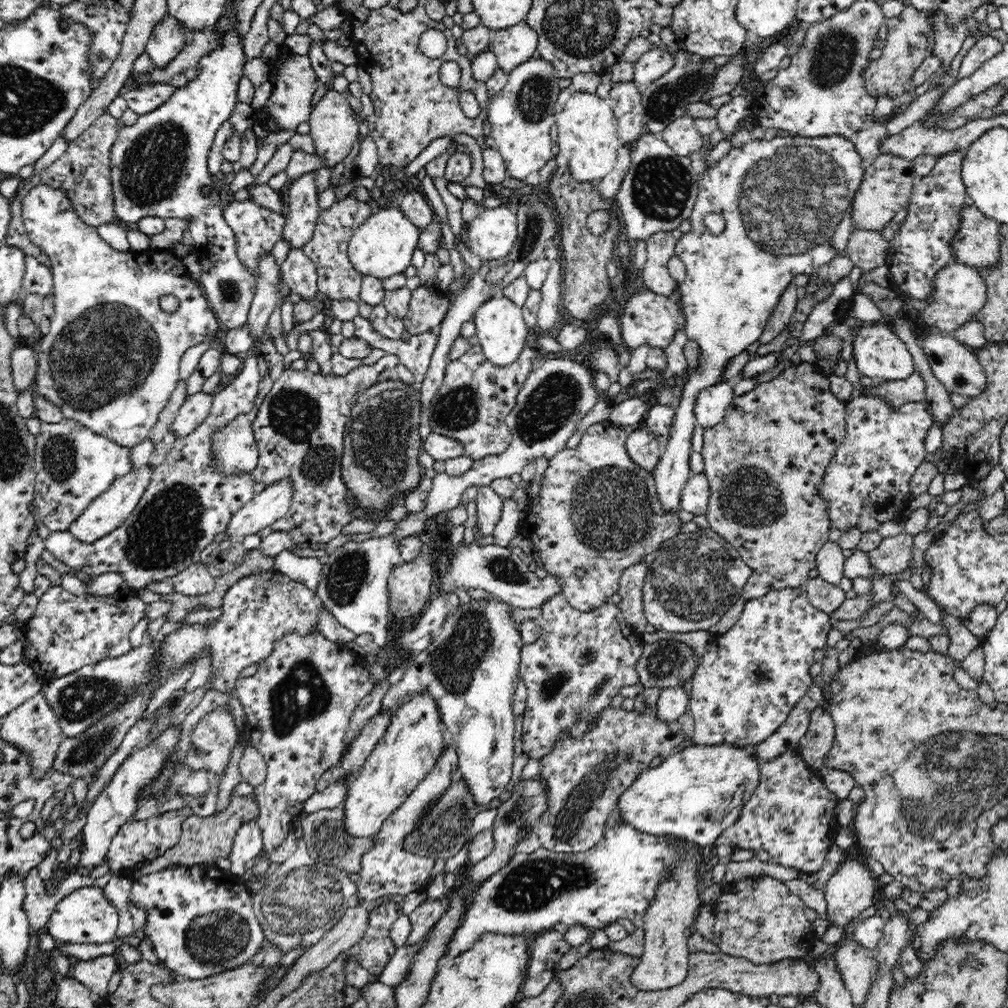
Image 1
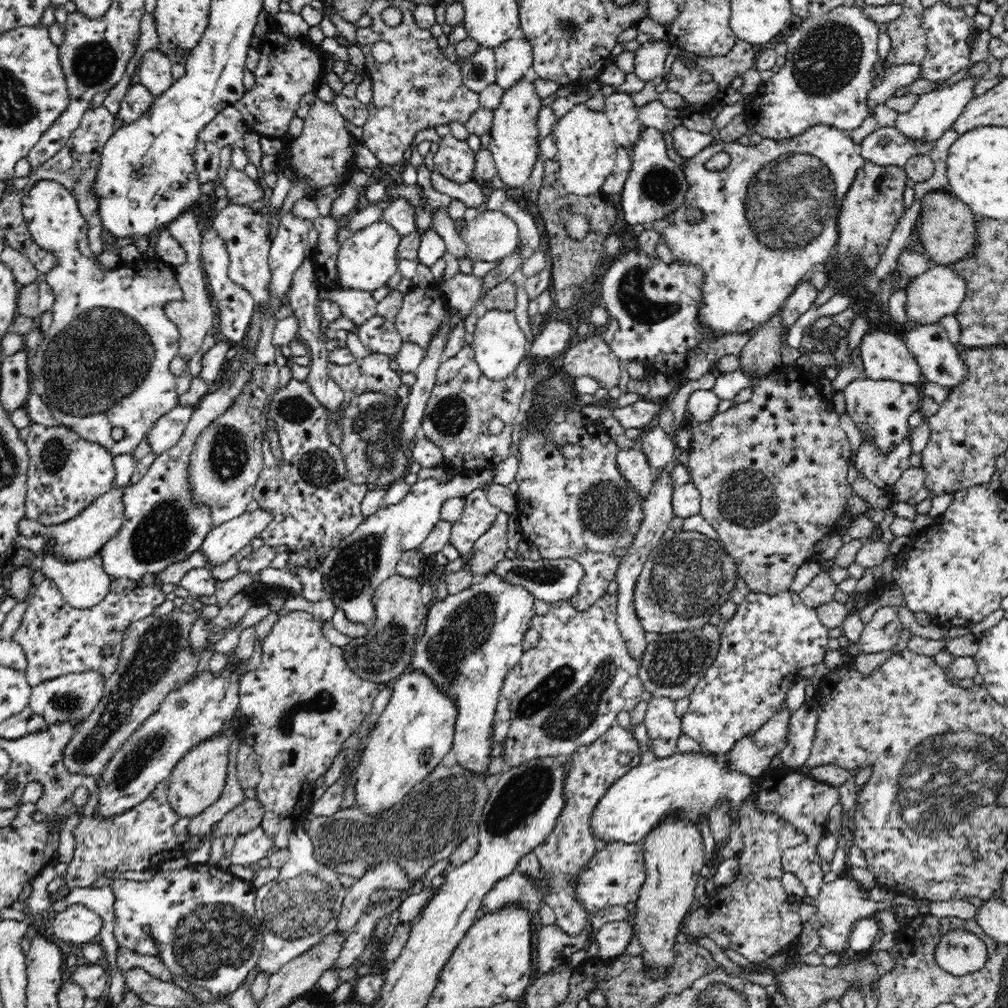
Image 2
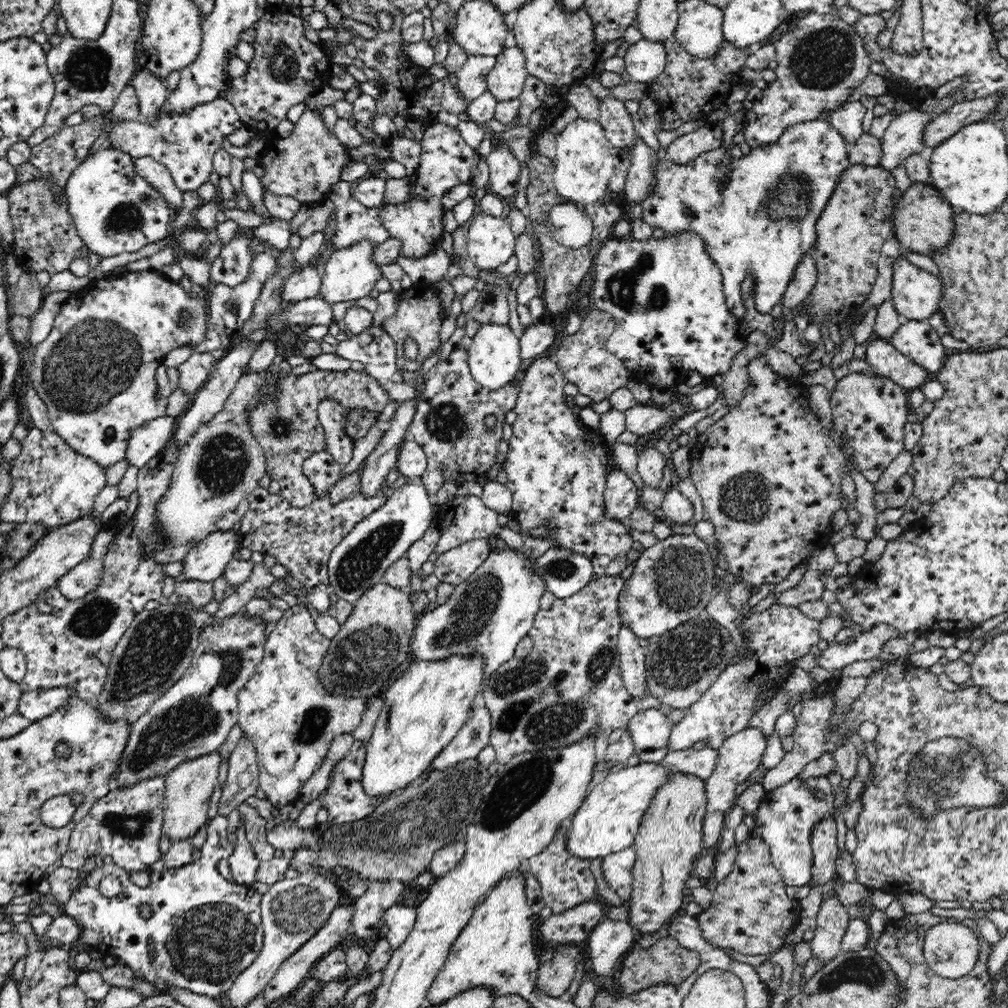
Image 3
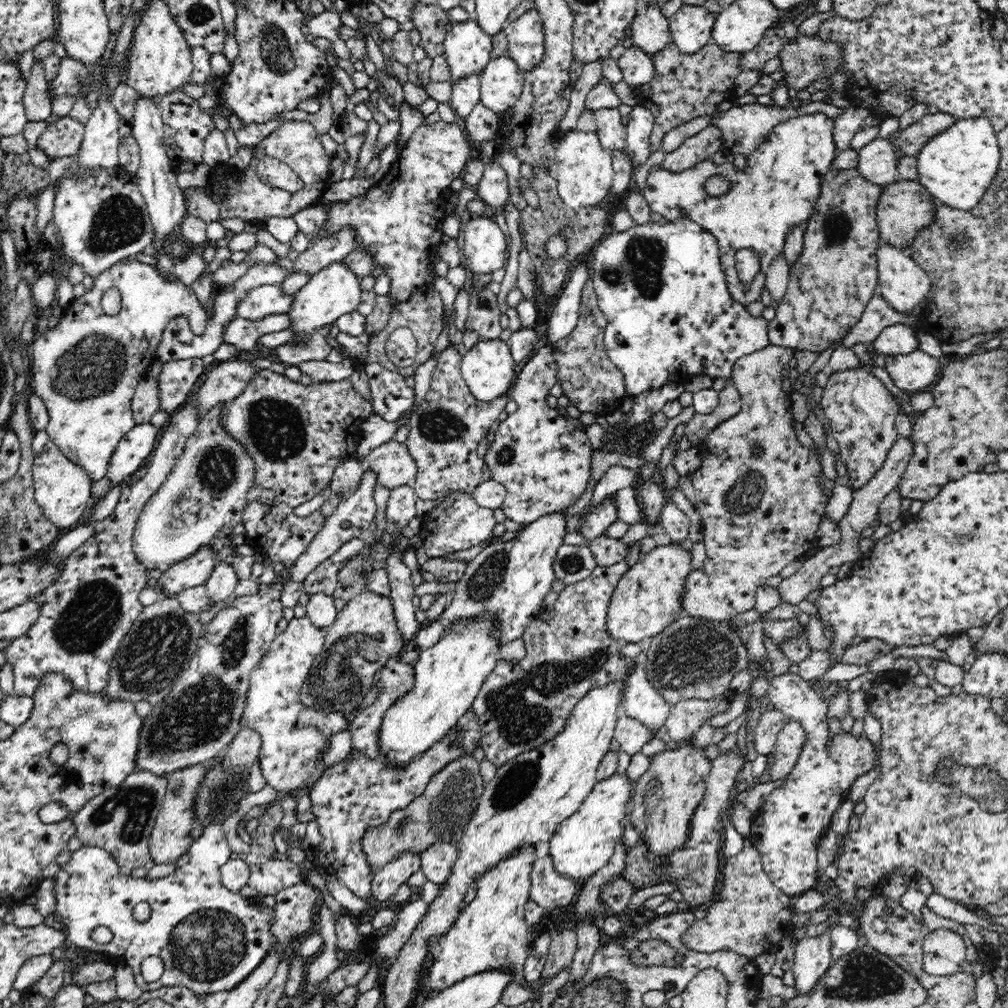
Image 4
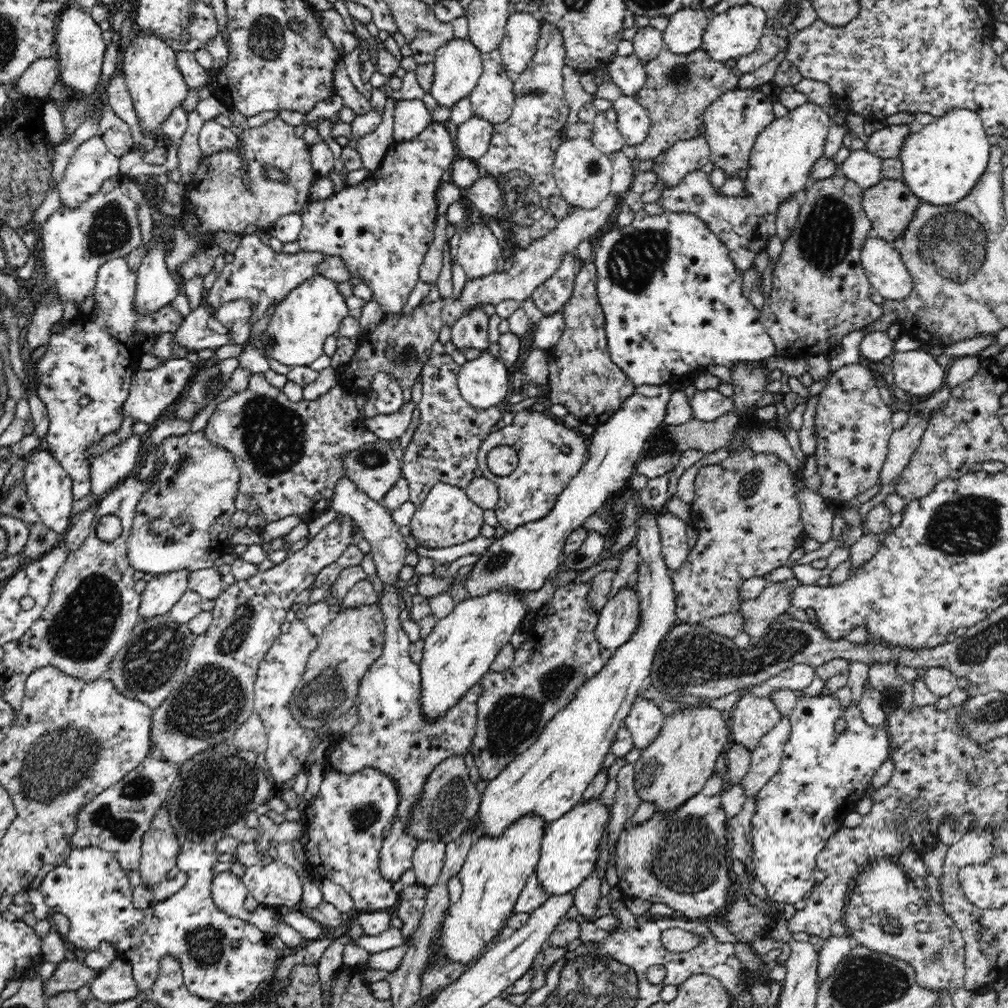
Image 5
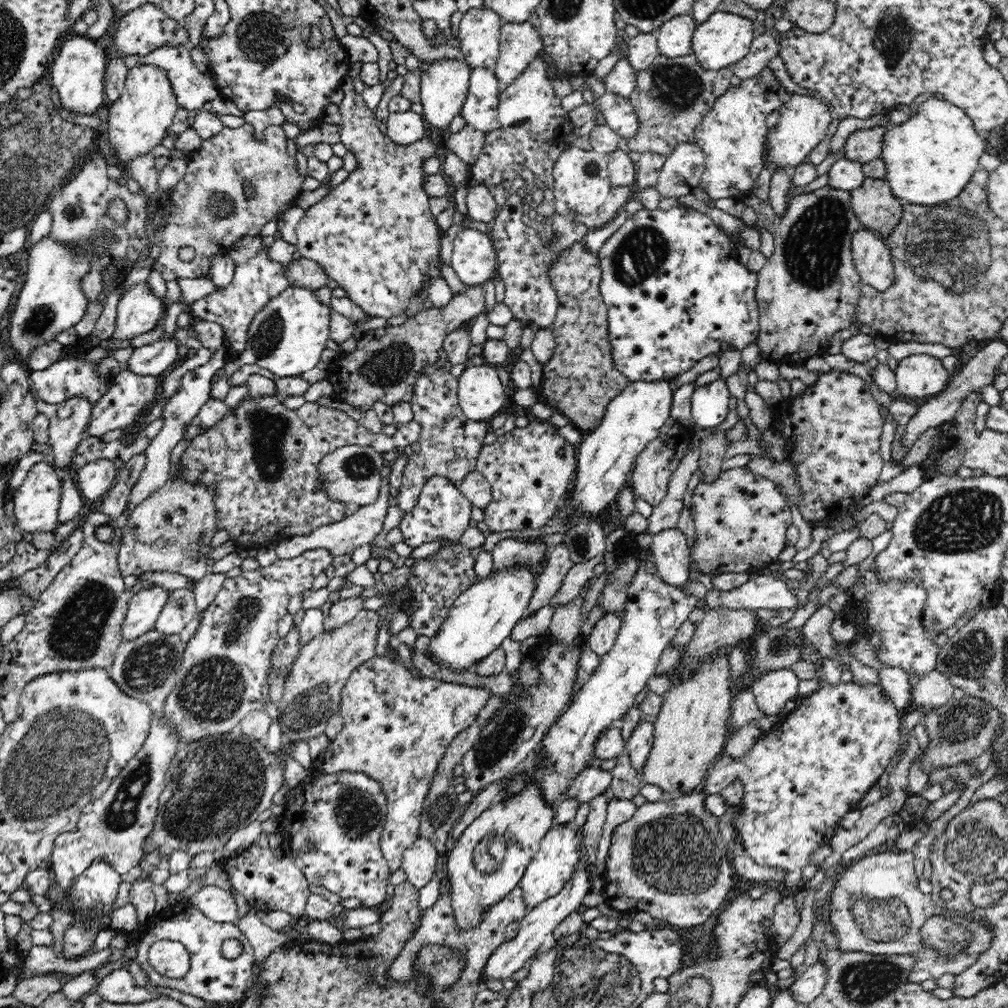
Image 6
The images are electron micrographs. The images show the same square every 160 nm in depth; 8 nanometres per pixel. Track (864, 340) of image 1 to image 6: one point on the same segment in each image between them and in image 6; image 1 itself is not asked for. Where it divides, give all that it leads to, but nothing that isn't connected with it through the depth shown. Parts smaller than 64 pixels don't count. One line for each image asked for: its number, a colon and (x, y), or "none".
2: (883, 355)
3: (884, 360)
4: (917, 371)
5: (916, 372)
6: (920, 375)

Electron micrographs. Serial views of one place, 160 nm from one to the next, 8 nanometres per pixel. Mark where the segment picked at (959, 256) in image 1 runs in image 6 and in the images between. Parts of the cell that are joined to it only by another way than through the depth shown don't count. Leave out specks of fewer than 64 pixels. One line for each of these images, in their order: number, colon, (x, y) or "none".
2: (947, 228)
3: (923, 221)
4: (905, 207)
5: (890, 205)
6: (879, 211)

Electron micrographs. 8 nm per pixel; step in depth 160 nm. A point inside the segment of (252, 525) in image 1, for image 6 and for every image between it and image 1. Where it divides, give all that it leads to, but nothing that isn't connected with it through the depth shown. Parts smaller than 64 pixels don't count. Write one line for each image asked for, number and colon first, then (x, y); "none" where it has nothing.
2: (223, 541)
3: (206, 561)
4: (192, 571)
5: (160, 594)
6: (145, 606)

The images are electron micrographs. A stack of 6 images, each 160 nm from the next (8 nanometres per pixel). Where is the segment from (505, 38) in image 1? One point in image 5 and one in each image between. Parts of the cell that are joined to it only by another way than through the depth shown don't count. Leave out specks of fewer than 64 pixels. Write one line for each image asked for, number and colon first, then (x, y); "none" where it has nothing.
2: (514, 58)
3: (506, 80)
4: (501, 82)
5: (492, 98)

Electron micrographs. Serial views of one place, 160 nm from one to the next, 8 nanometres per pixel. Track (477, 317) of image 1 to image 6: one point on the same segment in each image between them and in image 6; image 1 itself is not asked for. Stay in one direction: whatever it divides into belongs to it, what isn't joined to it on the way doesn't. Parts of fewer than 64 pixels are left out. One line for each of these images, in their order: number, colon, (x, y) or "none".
2: (499, 343)
3: (495, 358)
4: (488, 367)
5: (484, 382)
6: (481, 394)

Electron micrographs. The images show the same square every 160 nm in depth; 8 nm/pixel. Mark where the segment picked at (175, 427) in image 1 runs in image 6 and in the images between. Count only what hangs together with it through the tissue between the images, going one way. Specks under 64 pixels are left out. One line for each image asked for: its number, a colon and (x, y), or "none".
2: (167, 431)
3: (148, 440)
4: (133, 452)
5: (107, 471)
6: (95, 479)

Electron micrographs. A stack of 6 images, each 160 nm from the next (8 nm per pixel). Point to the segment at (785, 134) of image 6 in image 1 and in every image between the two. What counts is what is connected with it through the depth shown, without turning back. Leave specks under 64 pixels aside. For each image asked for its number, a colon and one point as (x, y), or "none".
1: (787, 202)
2: (754, 228)
3: (757, 217)
4: (777, 190)
5: (784, 153)

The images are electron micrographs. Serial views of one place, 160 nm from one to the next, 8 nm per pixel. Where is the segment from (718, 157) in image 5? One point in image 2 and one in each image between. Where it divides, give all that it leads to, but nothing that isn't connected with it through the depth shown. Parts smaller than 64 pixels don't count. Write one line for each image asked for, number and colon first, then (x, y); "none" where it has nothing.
2: (827, 76)
3: (821, 62)
4: (744, 129)

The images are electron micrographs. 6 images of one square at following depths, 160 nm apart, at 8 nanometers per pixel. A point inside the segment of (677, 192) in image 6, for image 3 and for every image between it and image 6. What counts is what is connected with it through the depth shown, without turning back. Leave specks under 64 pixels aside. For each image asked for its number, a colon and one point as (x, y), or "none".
3: (687, 147)
4: (699, 147)
5: (684, 156)

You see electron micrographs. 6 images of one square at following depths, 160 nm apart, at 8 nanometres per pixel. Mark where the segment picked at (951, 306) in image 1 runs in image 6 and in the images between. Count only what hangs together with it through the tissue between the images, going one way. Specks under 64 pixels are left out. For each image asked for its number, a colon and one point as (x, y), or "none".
2: (939, 292)
3: (917, 294)
4: (902, 282)
5: (888, 274)
6: (872, 258)

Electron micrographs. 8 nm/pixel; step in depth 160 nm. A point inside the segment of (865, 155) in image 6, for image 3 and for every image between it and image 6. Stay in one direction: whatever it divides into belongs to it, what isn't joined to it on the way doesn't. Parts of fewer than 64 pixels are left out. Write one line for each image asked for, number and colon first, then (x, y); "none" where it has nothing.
3: (943, 126)
4: (910, 141)
5: (887, 143)

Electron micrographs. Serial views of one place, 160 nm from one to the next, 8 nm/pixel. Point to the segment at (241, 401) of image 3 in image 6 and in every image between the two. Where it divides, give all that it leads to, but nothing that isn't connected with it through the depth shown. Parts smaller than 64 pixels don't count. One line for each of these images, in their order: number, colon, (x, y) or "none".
4: (203, 498)
5: (182, 523)
6: (170, 531)

